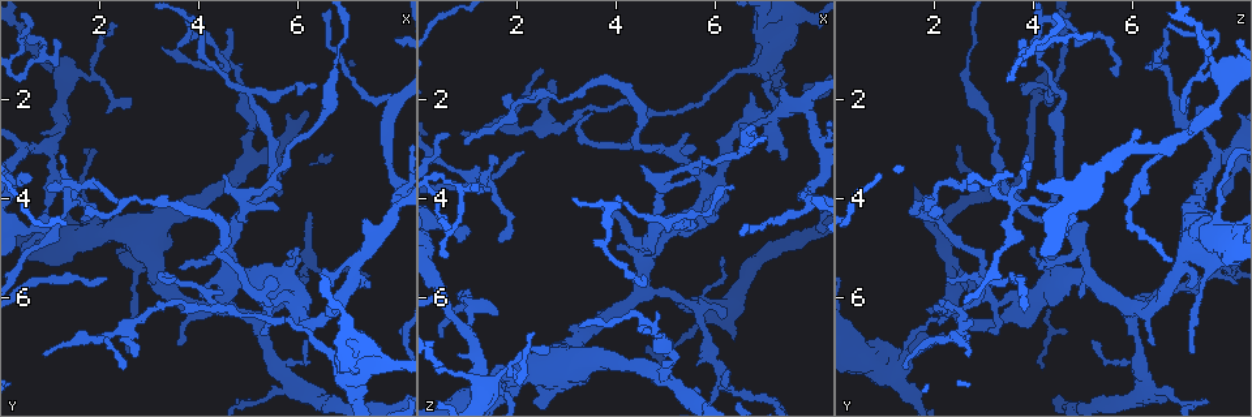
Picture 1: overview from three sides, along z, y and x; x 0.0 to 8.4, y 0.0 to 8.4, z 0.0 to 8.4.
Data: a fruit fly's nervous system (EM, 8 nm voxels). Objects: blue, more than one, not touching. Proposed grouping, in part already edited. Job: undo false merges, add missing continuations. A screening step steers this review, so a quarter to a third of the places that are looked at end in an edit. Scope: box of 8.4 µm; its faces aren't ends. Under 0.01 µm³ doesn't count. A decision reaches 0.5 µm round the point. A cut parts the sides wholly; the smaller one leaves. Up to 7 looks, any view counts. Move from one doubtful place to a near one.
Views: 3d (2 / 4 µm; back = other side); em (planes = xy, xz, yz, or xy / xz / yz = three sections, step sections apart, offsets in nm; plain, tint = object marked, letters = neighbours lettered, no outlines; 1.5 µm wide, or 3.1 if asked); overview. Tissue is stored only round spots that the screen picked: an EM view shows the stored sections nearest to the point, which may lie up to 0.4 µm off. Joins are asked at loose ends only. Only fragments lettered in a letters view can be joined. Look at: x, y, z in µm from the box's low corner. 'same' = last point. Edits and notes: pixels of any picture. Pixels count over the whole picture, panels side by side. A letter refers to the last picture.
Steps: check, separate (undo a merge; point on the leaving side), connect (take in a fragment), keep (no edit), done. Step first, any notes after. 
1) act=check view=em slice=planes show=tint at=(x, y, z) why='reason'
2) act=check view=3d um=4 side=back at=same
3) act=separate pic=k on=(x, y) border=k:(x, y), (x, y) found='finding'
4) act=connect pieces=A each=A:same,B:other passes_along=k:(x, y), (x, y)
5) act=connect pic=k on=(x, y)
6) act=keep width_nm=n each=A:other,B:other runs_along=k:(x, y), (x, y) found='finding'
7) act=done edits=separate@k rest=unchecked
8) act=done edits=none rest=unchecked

act=check view=em slice=planes show=letters at=(2.70, 7.15, 1.65) why='thin end'

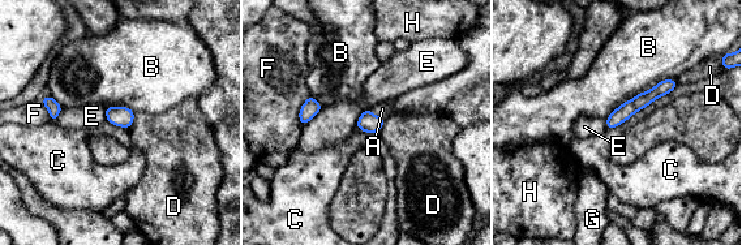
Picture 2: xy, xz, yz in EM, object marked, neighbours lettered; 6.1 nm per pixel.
act=connect pieces=A width_nm=100 each=A:same,B:other,C:other,D:other,E:other,F:other,G:other,H:other passes_along=2:(368, 121), (377, 116), (382, 108) found='the neuron continues'

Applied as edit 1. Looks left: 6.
act=check view=overview why='see it whole again'

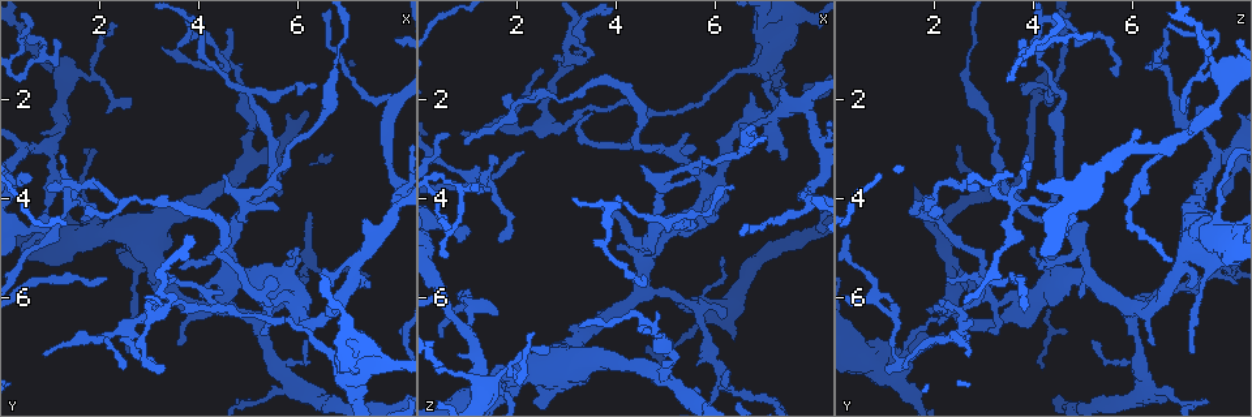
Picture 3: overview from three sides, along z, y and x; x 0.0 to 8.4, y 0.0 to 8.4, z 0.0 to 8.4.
act=check view=3d um=2 at=(6.20, 5.90, 6.35) why='branch stops here'

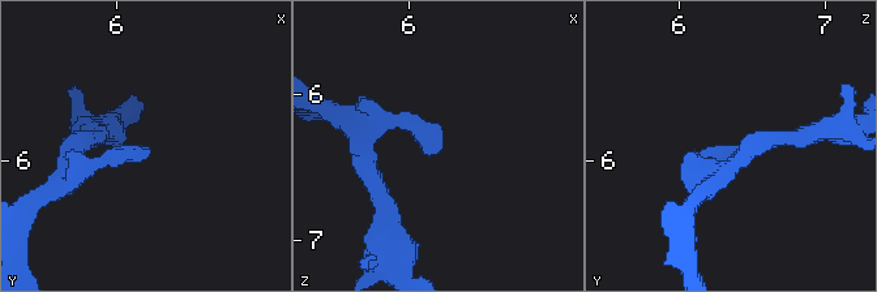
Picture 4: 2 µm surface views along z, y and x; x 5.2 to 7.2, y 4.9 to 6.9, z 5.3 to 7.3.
act=check view=em slice=planes show=letters at=(6.20, 5.92, 6.36) why='now the EM'

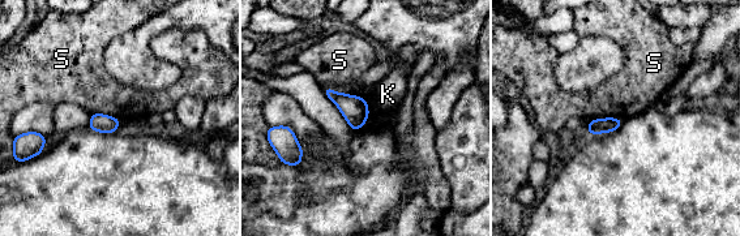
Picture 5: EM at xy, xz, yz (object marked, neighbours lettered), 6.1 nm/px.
act=keep width_nm=100 each=K:other,S:other border=5:(324, 88), (366, 101), (360, 129) found='no lettered fragment goes on from it'

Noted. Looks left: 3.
act=check view=3d um=2 at=(1.15, 0.75, 3.80) why='tapers out'

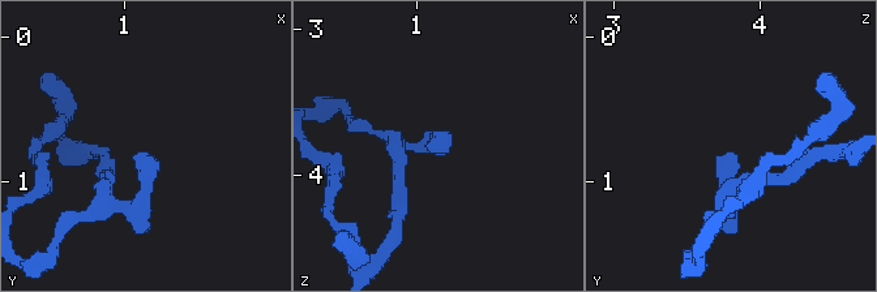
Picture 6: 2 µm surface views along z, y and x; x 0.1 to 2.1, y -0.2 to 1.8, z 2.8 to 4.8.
act=check view=em slice=xy step=4 show=letters at=(1.12, 0.78, 3.82)

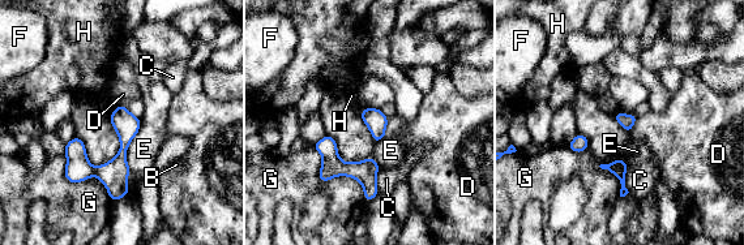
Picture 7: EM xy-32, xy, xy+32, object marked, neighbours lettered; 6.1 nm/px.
act=check view=em slice=planes show=letters at=same why='another direction'

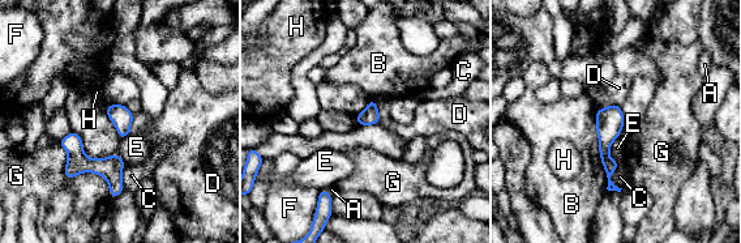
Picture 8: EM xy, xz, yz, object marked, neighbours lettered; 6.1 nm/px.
act=keep each=A:other,B:other,C:other,D:other,E:other,F:other,G:other,H:other found='none of them fits'

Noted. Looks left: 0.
act=done edits=connect@2 rest=unchecked

